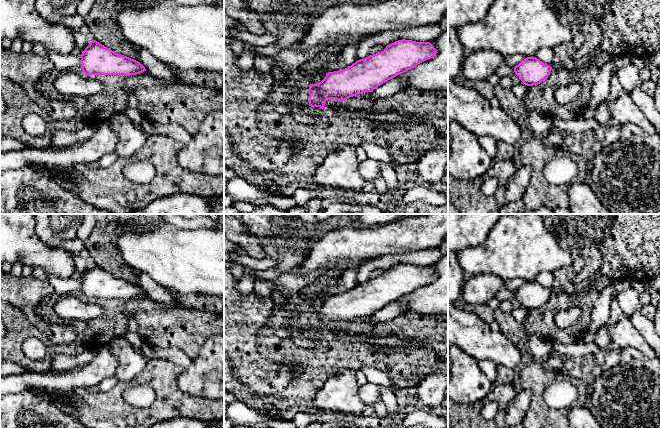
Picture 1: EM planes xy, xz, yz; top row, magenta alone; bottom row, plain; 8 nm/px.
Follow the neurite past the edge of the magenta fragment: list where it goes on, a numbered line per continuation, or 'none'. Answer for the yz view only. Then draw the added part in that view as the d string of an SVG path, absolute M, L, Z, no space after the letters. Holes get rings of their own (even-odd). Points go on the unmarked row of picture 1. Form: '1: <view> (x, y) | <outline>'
none

